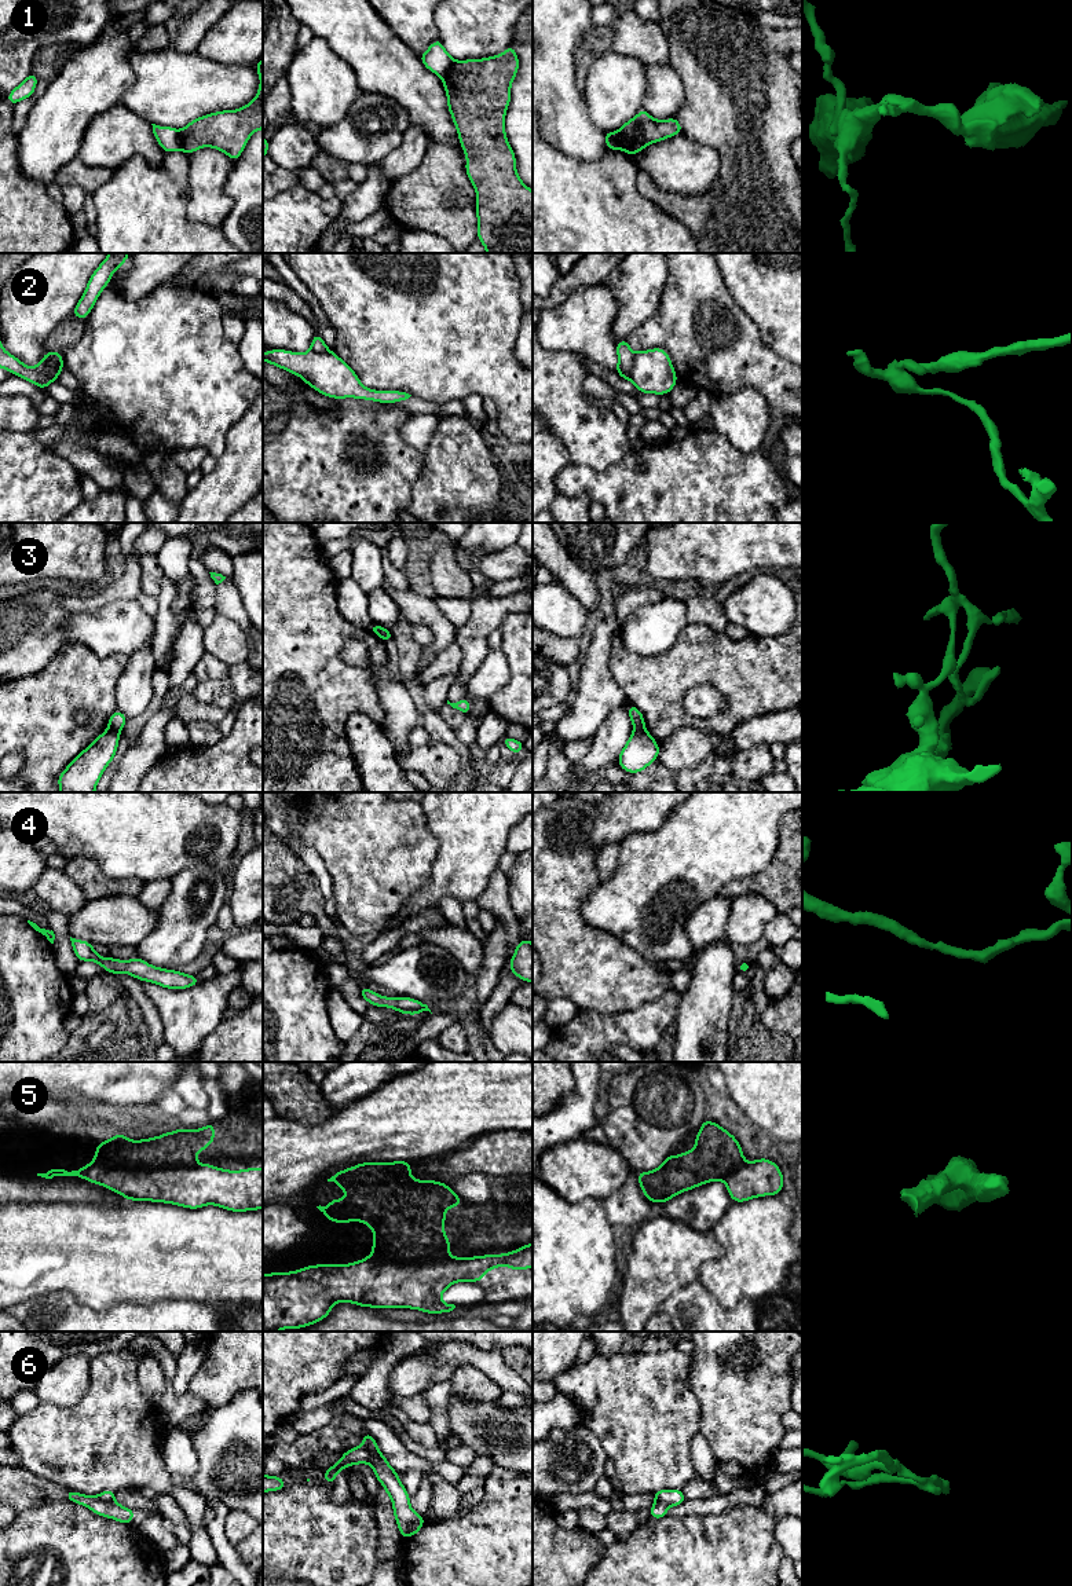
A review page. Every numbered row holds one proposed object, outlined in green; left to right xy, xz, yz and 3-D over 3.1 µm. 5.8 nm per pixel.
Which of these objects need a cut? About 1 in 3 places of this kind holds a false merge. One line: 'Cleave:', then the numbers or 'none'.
Cleave: 1, 2, 3, 5, 6

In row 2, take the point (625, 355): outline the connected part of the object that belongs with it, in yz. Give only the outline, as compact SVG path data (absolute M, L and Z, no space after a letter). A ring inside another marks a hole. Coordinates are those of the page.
M621 340L615 344L618 354L618 366L615 373L618 373L623 380L630 380L630 370L633 365L633 351L629 347L628 340Z

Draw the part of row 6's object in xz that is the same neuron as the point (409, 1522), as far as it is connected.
M365 1432L362 1437L362 1446L373 1457L373 1462L370 1465L374 1470L374 1476L383 1484L385 1492L391 1497L394 1516L399 1527L400 1536L410 1538L416 1535L425 1523L424 1516L416 1513L410 1508L410 1495L403 1487L396 1470L388 1462L381 1459L381 1453L376 1439L369 1432Z

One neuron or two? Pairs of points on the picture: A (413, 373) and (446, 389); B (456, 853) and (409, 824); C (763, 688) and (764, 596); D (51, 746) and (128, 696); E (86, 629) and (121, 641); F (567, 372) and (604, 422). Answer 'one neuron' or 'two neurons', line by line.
A: one neuron
B: two neurons
C: two neurons
D: two neurons
E: one neuron
F: one neuron

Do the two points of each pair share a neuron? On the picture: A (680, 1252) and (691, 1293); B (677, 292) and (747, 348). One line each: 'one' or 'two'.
A: two
B: one

